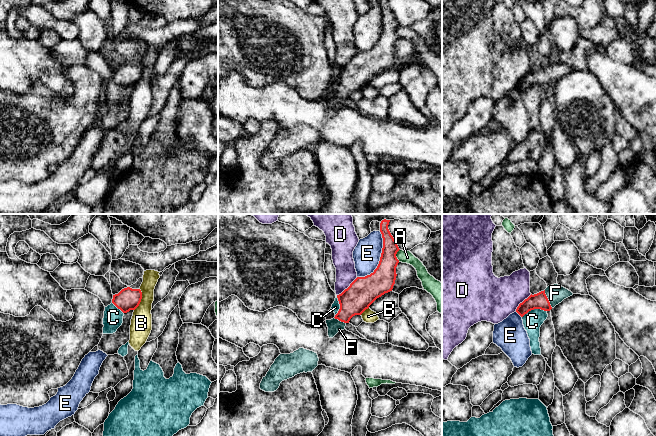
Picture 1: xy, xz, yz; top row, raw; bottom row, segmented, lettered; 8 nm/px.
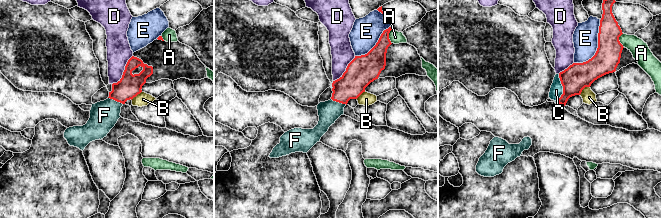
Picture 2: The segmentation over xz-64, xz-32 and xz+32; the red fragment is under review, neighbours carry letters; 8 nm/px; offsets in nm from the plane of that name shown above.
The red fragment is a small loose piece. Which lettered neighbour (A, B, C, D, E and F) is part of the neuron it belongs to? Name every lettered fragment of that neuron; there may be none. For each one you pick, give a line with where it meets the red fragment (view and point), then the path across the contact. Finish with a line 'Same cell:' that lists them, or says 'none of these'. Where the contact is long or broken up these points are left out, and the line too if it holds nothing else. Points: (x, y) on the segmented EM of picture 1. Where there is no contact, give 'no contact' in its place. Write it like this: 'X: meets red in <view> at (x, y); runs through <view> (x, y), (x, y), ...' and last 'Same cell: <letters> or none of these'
F: meets red in yz at (547, 299); runs through yz (537, 301), (547, 299), (555, 293)
Same cell: F

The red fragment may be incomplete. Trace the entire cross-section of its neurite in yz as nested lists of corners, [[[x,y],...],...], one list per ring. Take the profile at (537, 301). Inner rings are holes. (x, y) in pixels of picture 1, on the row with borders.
[[[554,284],[548,286],[544,291],[537,294],[530,295],[525,299],[516,309],[516,312],[523,317],[529,311],[534,309],[541,309],[544,311],[550,311],[556,305],[561,303],[564,299],[572,296],[573,293],[568,289]]]

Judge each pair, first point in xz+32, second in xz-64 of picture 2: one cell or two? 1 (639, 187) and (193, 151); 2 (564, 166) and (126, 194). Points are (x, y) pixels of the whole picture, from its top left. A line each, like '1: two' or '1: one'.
1: two
2: two

